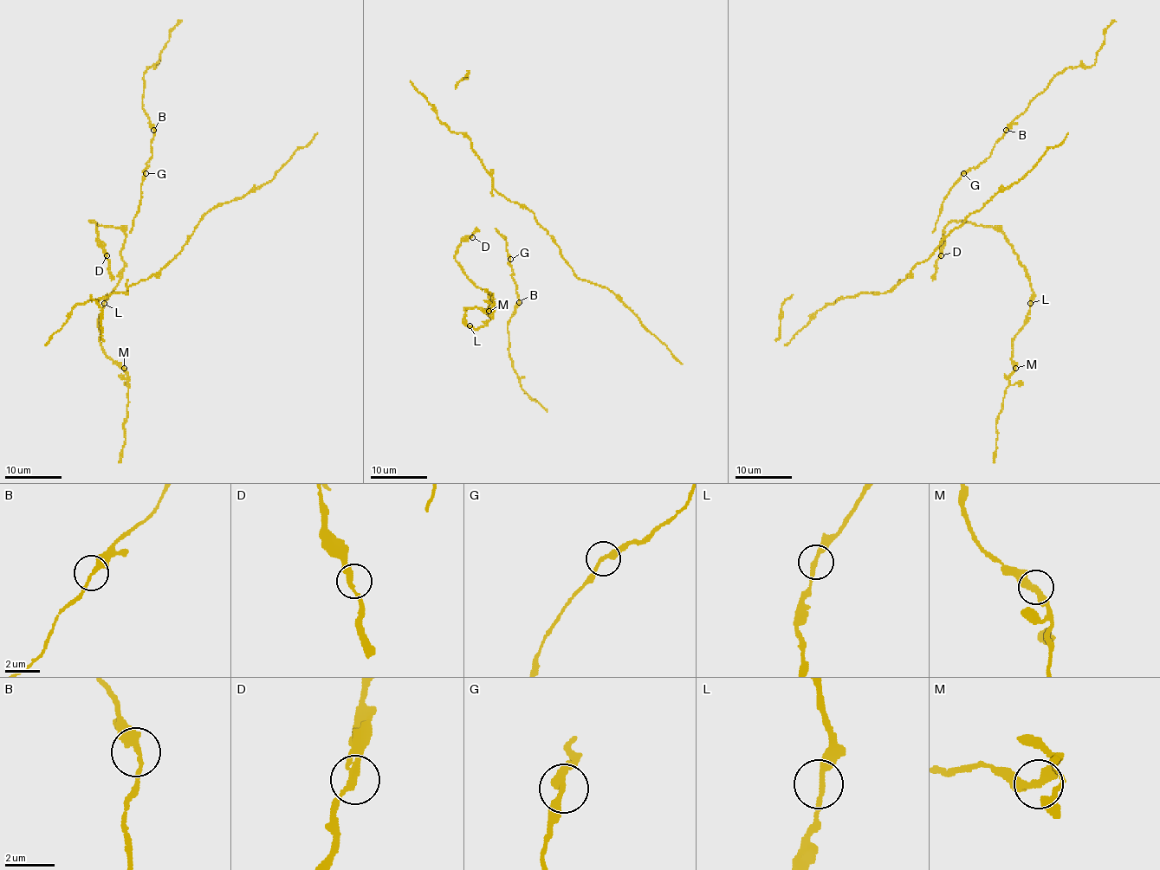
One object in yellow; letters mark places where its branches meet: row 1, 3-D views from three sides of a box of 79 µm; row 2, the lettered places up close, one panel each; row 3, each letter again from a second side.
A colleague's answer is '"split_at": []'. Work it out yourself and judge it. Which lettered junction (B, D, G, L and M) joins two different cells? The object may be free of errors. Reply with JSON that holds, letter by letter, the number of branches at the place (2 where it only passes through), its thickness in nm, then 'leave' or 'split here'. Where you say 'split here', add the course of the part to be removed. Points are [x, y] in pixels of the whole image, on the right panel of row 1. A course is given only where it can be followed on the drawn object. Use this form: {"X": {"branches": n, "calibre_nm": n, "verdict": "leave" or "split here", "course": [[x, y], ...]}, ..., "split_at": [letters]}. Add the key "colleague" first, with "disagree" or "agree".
{"colleague": "agree", "B": {"branches": 2, "calibre_nm": 280, "verdict": "leave"}, "D": {"branches": 2, "calibre_nm": 280, "verdict": "leave"}, "G": {"branches": 2, "calibre_nm": 280, "verdict": "leave"}, "L": {"branches": 2, "calibre_nm": 240, "verdict": "leave"}, "M": {"branches": 2, "calibre_nm": 300, "verdict": "leave"}, "split_at": []}

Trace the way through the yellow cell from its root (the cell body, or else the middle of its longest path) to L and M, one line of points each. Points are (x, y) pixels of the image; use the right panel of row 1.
L: (941, 255), (943, 228), (949, 222), (970, 222), (994, 227), (1004, 235), (1026, 269), (1033, 290), (1030, 303)
M: (941, 255), (943, 228), (952, 222), (994, 227), (1013, 248), (1033, 290), (1026, 325), (1013, 341), (1015, 368)

